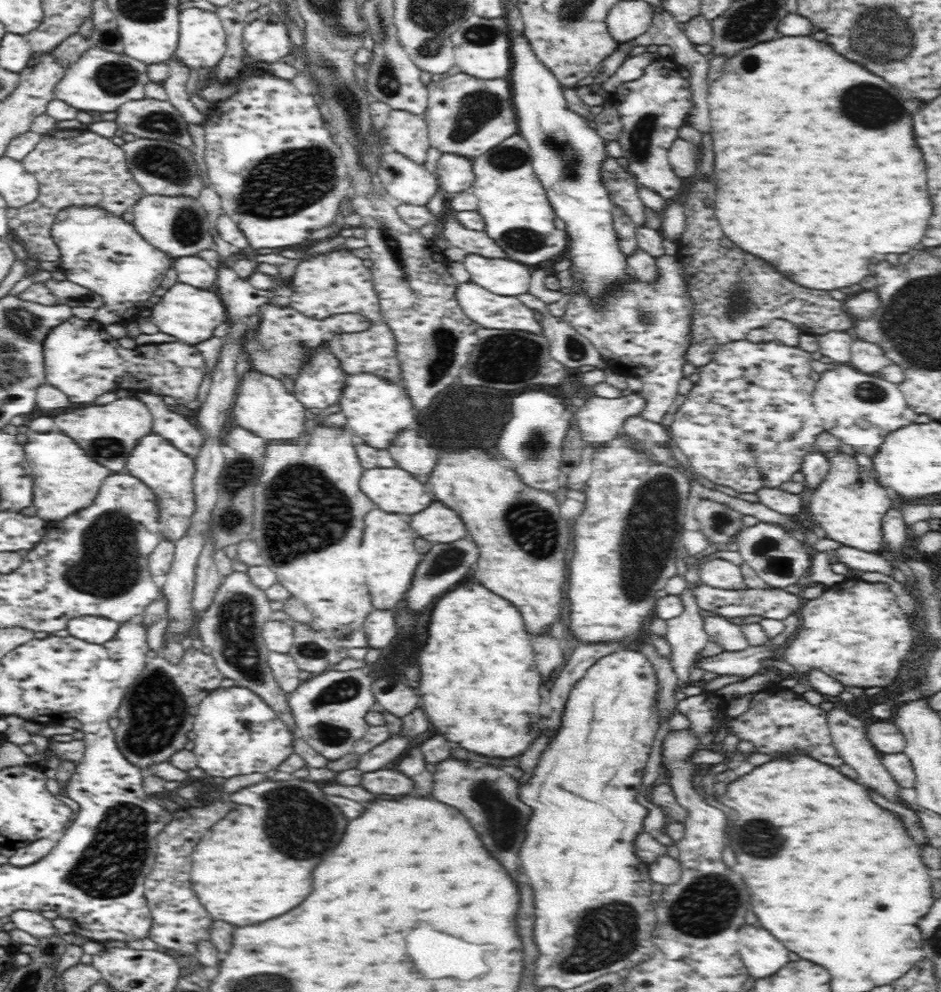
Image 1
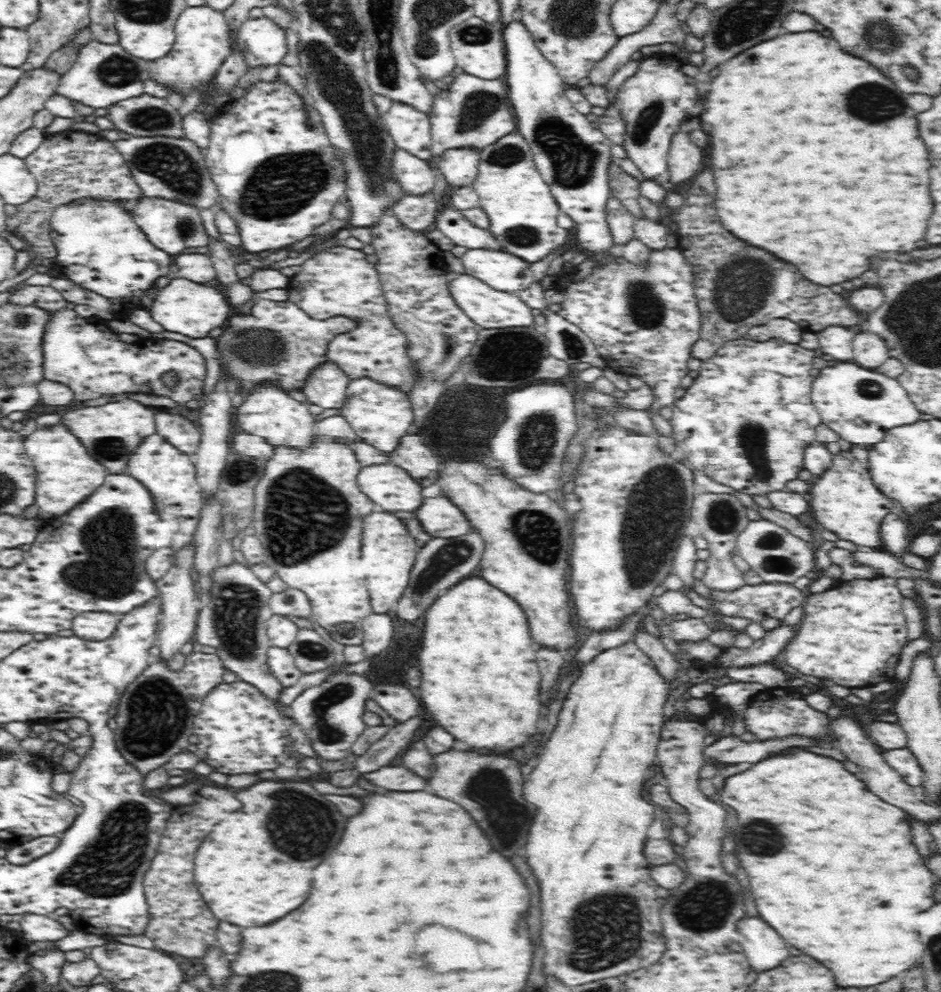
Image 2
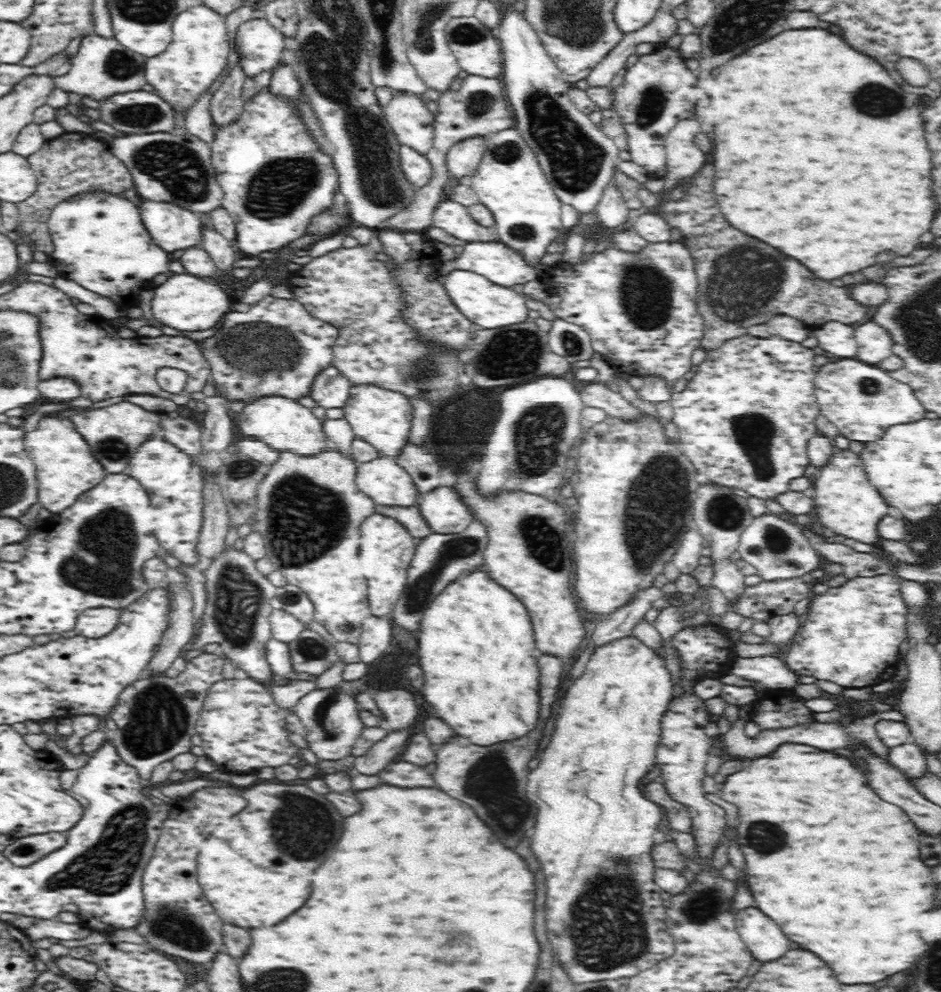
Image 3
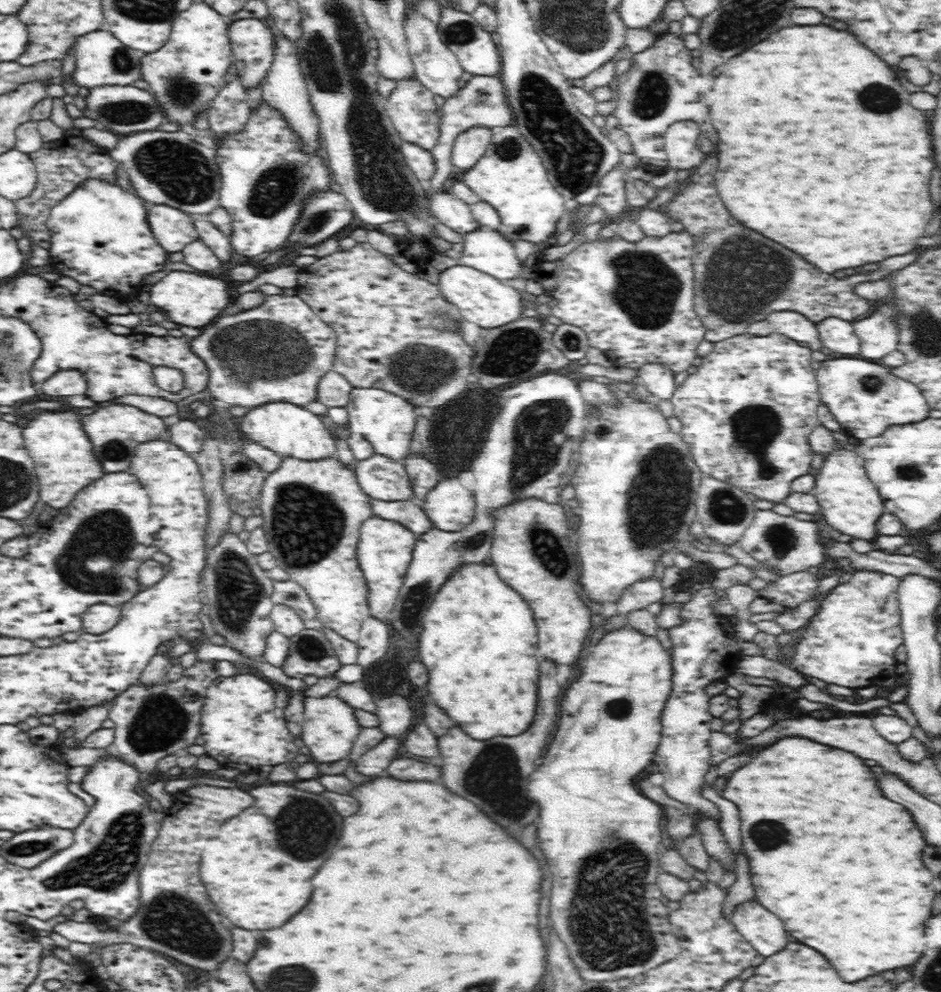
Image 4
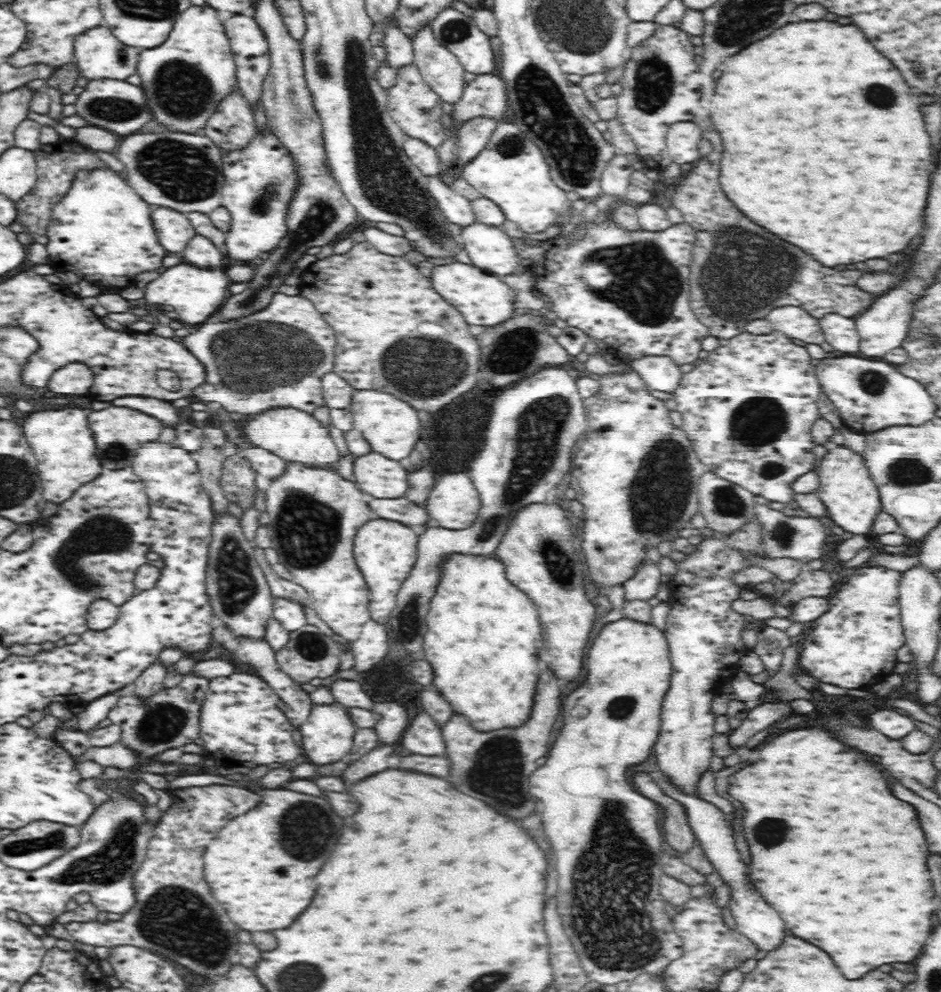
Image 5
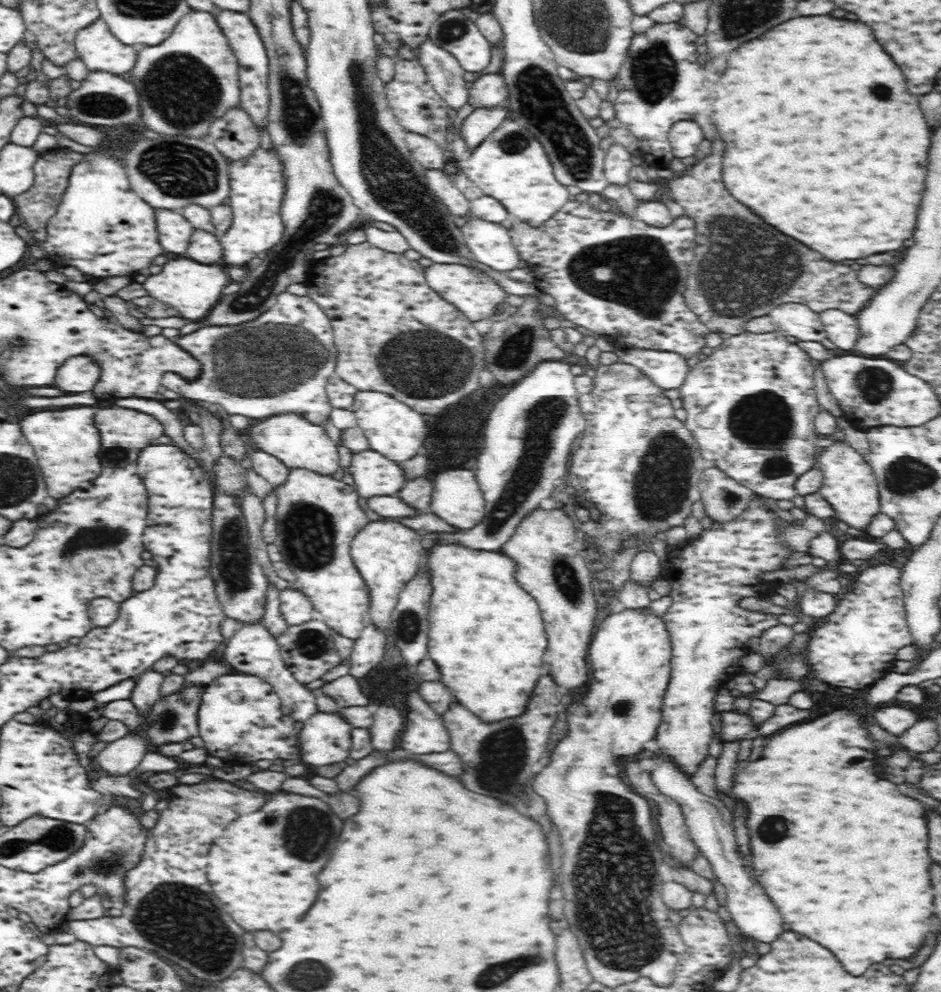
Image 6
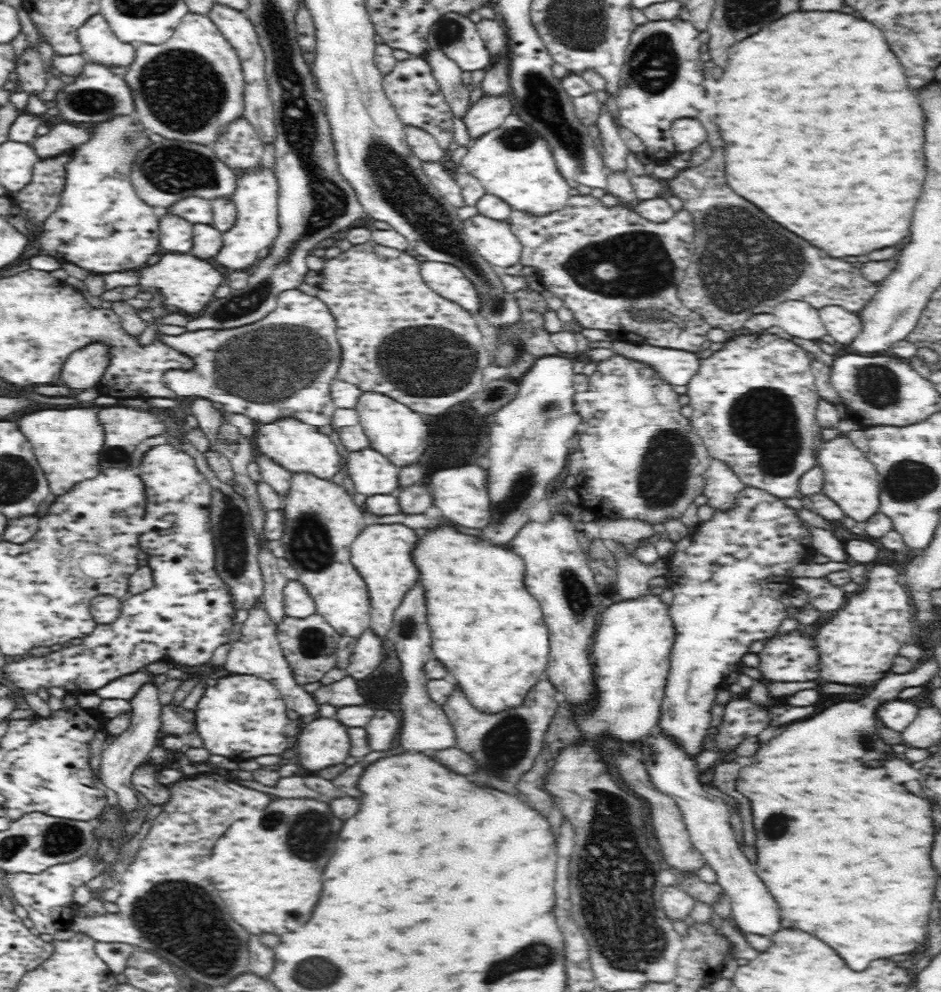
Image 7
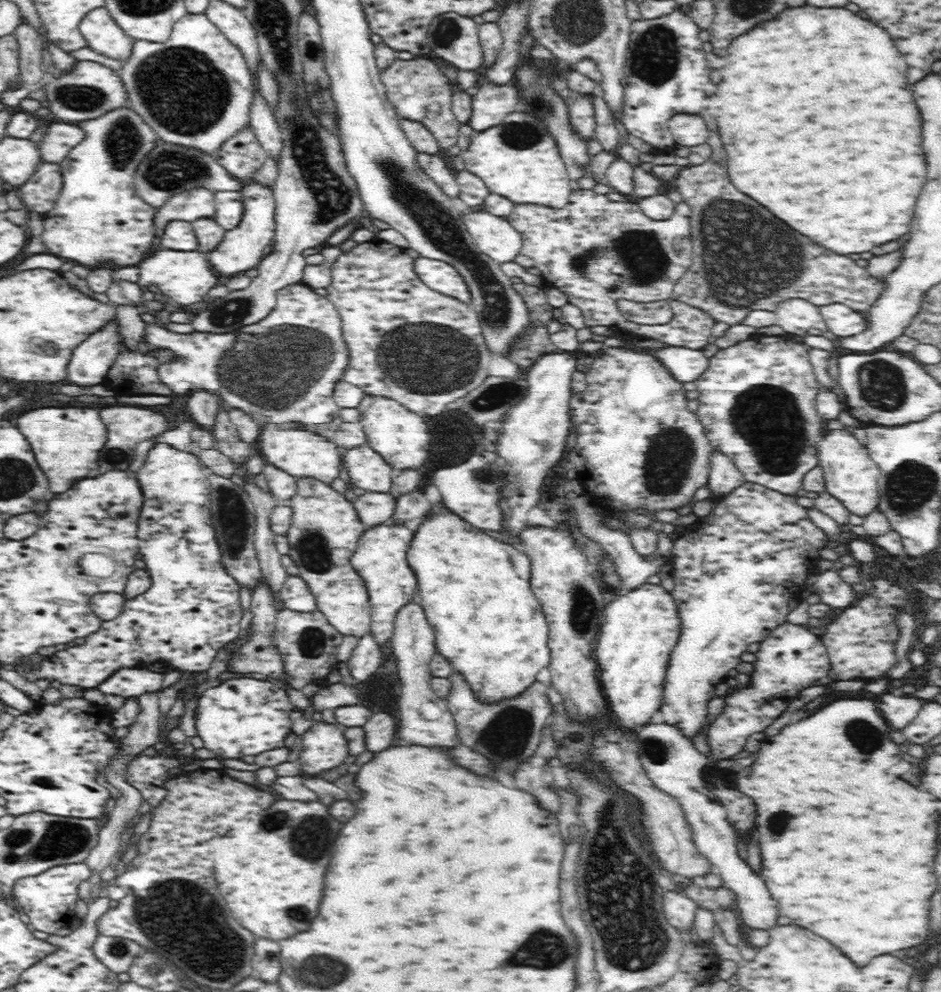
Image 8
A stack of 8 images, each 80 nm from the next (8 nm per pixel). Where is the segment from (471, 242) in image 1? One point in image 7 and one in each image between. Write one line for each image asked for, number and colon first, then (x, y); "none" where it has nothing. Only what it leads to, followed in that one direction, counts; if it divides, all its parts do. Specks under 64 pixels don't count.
2: (451, 221)
3: (449, 215)
4: (453, 212)
5: (455, 208)
6: (441, 183)
7: (441, 178)

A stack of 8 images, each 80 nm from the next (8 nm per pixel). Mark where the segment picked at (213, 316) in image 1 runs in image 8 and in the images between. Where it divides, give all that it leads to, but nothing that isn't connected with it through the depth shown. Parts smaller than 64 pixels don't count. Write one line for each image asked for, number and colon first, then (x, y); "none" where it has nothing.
2: (184, 307)
3: (187, 303)
4: (193, 299)
5: (198, 293)
6: (191, 287)
7: (188, 282)
8: (186, 276)

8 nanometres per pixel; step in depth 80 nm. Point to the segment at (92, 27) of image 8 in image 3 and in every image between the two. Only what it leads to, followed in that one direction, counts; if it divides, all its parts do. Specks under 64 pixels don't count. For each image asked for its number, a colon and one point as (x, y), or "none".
3: (102, 67)
4: (102, 60)
5: (99, 54)
6: (100, 50)
7: (100, 45)

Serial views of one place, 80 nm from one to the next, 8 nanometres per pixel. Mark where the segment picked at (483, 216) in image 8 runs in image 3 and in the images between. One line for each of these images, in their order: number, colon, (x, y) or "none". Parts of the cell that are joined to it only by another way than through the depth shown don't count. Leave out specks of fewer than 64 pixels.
3: (492, 259)
4: (486, 250)
5: (490, 248)
6: (491, 243)
7: (493, 239)

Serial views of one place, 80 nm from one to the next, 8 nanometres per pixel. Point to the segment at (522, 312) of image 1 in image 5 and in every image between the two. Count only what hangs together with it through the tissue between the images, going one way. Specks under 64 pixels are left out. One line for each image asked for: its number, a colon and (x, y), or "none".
2: (489, 309)
3: (490, 306)
4: (479, 298)
5: (482, 299)

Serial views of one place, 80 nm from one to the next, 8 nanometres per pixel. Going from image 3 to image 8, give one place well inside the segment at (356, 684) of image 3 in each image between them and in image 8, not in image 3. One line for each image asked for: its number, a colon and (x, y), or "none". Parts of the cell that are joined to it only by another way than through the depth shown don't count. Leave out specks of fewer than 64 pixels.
4: (330, 728)
5: (327, 734)
6: (325, 739)
7: (324, 742)
8: (324, 747)

